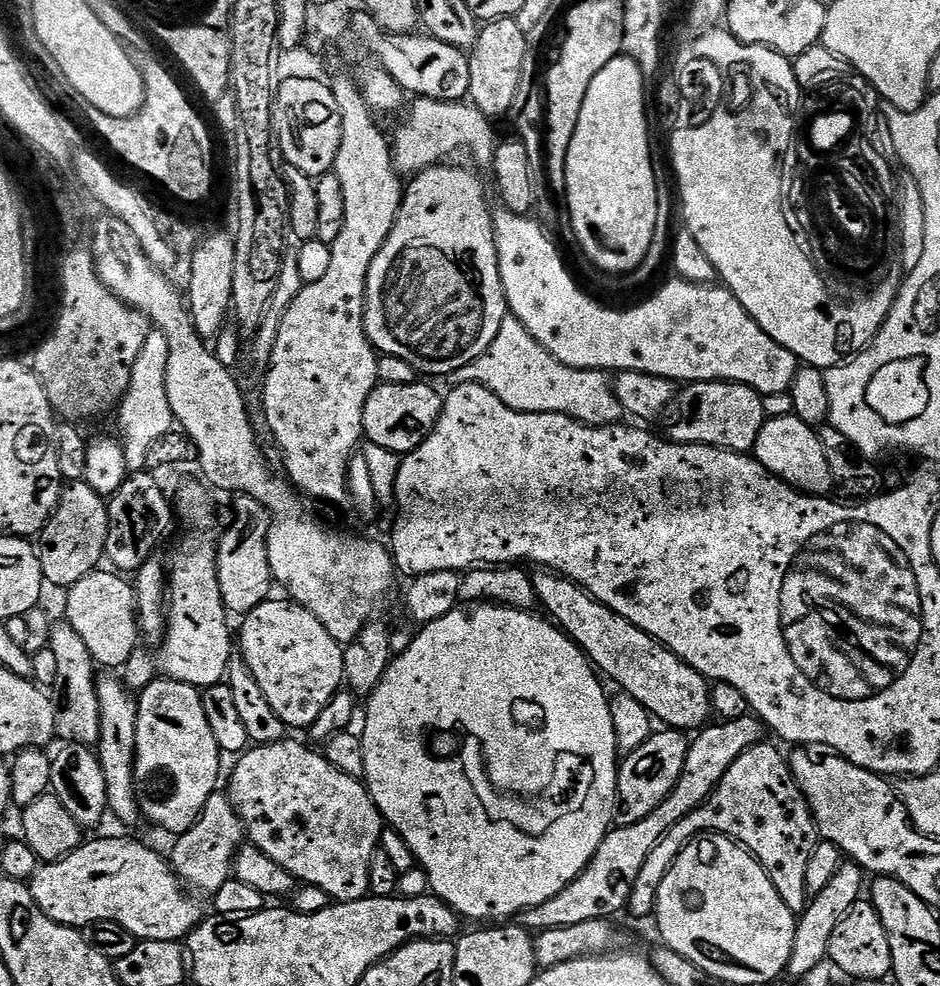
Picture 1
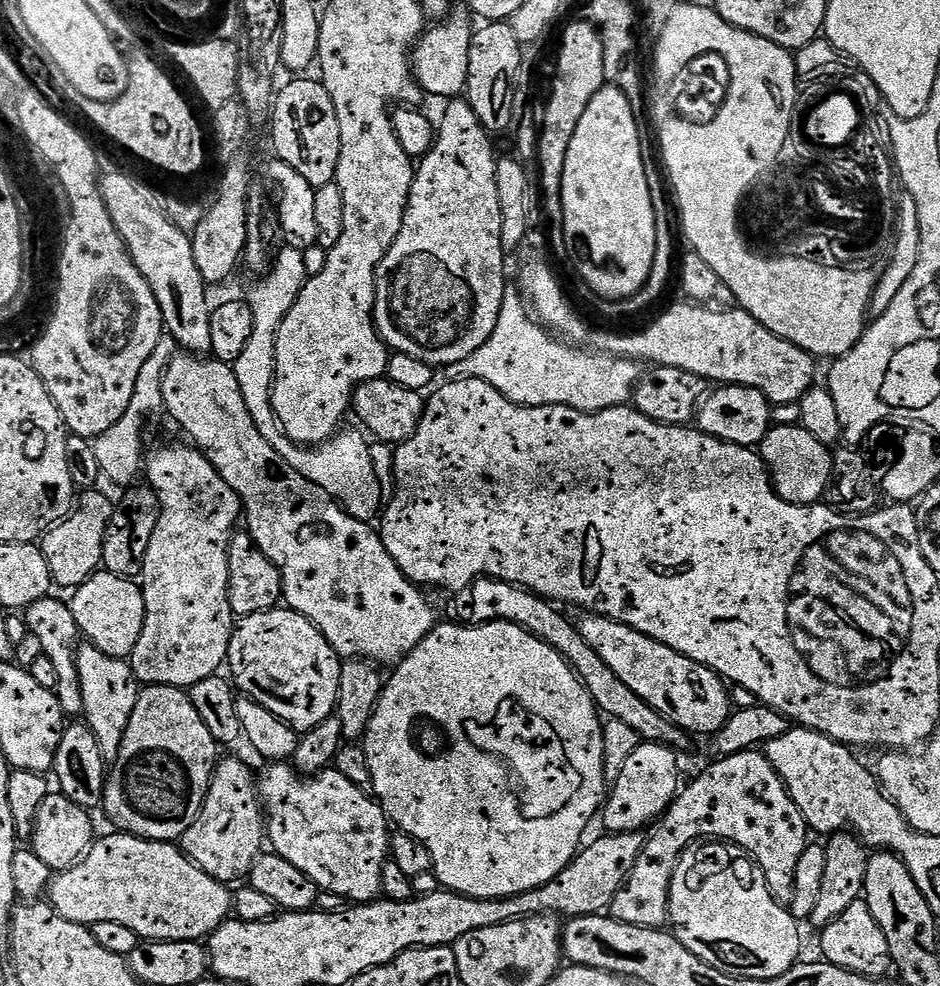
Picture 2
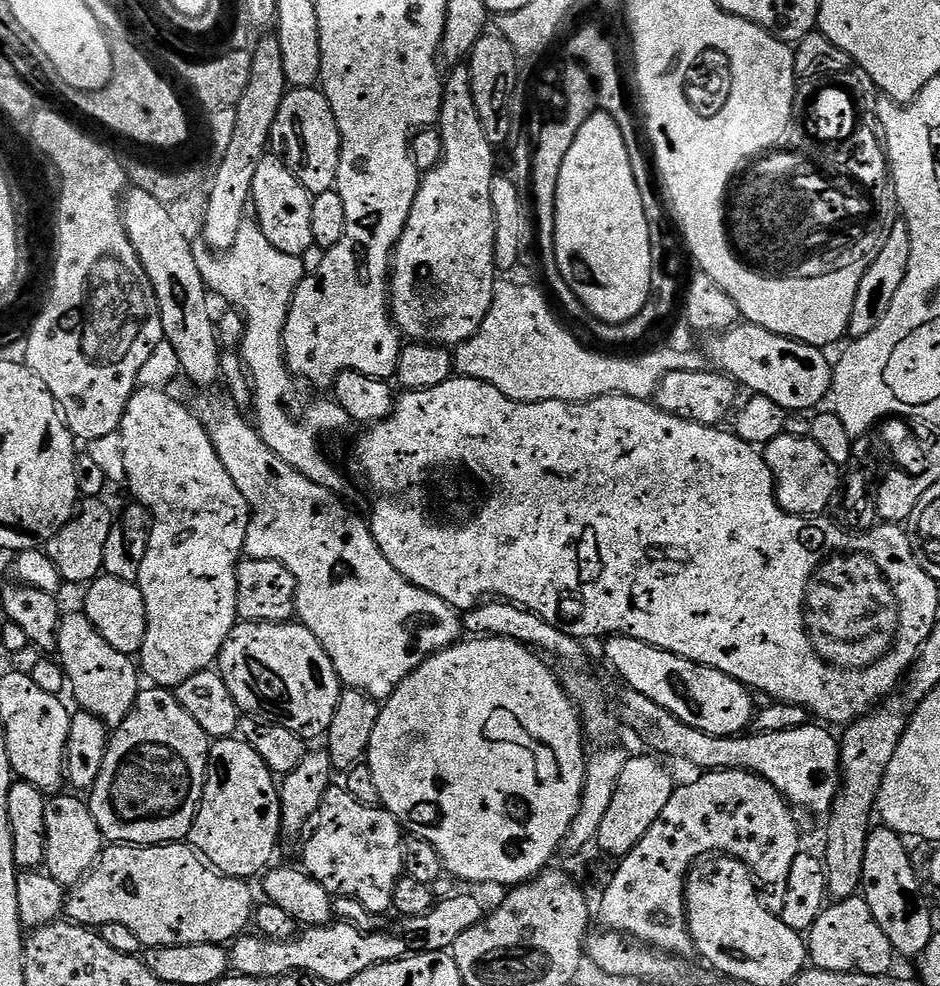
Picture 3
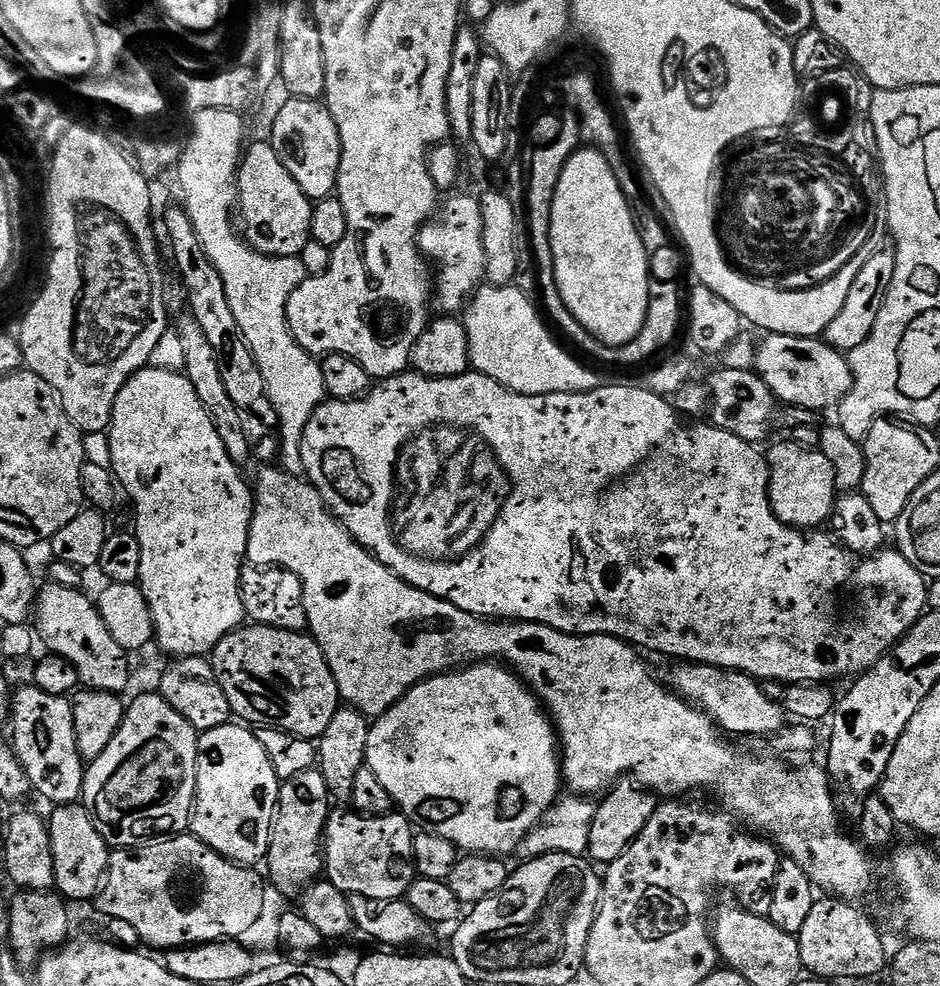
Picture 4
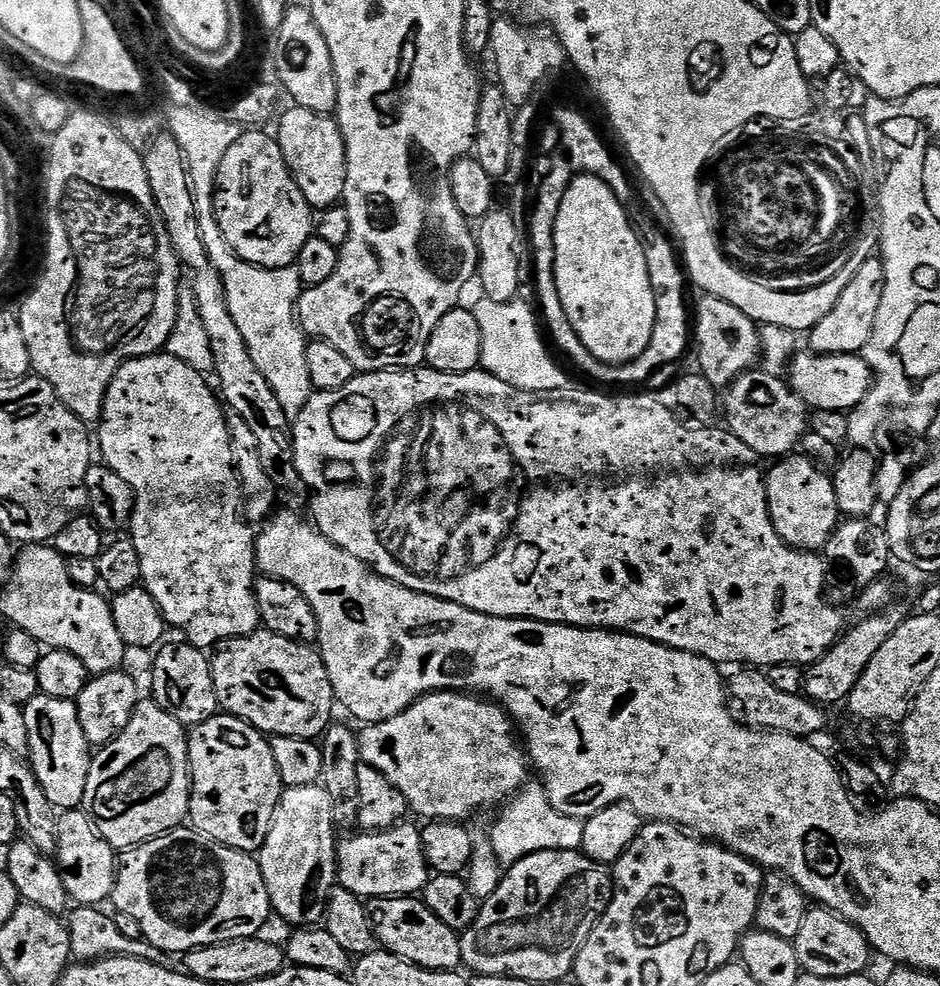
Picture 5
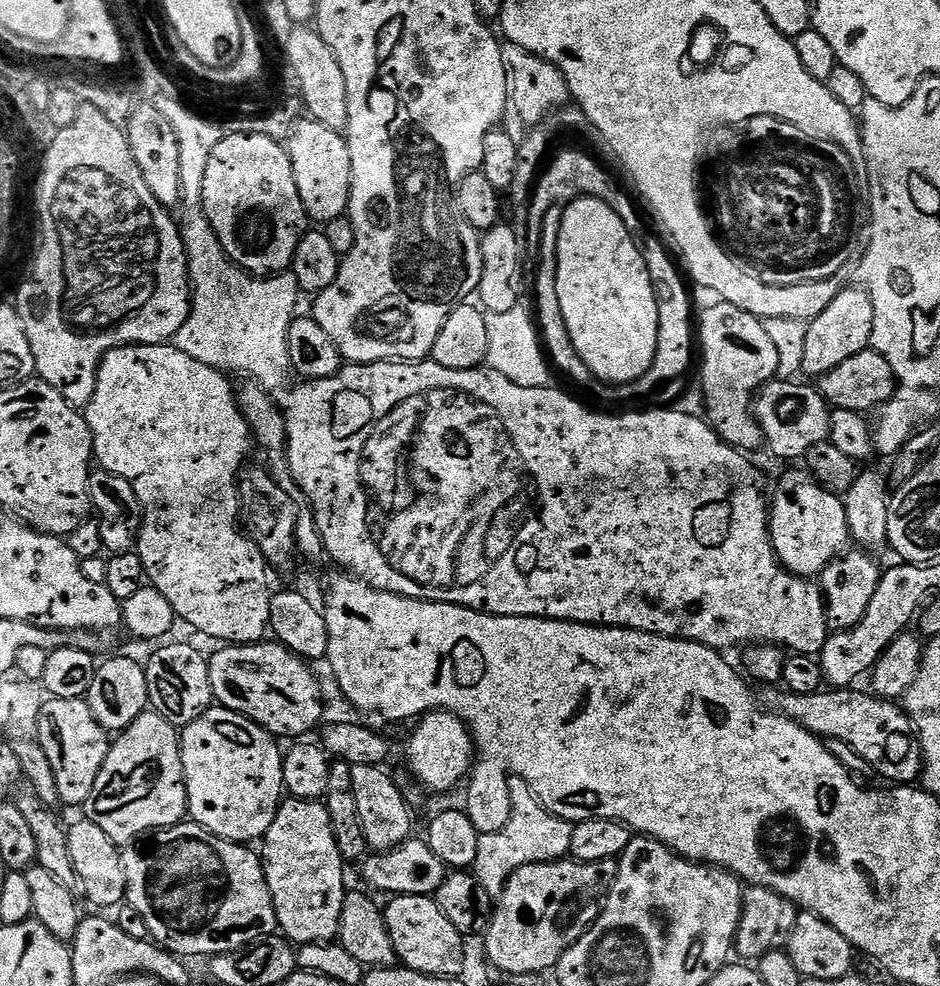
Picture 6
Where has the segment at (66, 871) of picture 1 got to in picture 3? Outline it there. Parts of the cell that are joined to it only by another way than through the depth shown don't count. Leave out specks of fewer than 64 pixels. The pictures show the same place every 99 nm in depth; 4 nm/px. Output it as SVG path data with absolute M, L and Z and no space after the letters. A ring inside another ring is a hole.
M188 842L174 844L112 844L105 847L96 867L66 896L66 916L81 926L127 926L145 949L187 944L227 945L249 927L254 916L252 888L247 879L223 876Z

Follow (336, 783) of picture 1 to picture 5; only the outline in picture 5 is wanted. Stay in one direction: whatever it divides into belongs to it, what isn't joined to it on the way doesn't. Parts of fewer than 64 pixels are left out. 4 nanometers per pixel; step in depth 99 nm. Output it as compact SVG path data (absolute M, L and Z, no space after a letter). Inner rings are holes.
M401 822L384 832L361 831L360 836L348 834L336 845L336 879L339 887L350 890L350 894L361 898L379 898L381 896L416 896L423 893L430 879L428 859L424 857L424 847L417 825Z

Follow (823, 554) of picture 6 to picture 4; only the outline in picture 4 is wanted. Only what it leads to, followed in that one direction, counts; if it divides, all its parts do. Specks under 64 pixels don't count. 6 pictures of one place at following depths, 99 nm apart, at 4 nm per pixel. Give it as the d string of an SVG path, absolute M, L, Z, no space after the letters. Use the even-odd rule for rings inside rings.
M784 438L781 444L767 449L768 497L777 520L801 530L816 530L829 523L838 491L834 466L819 448L807 448Z

